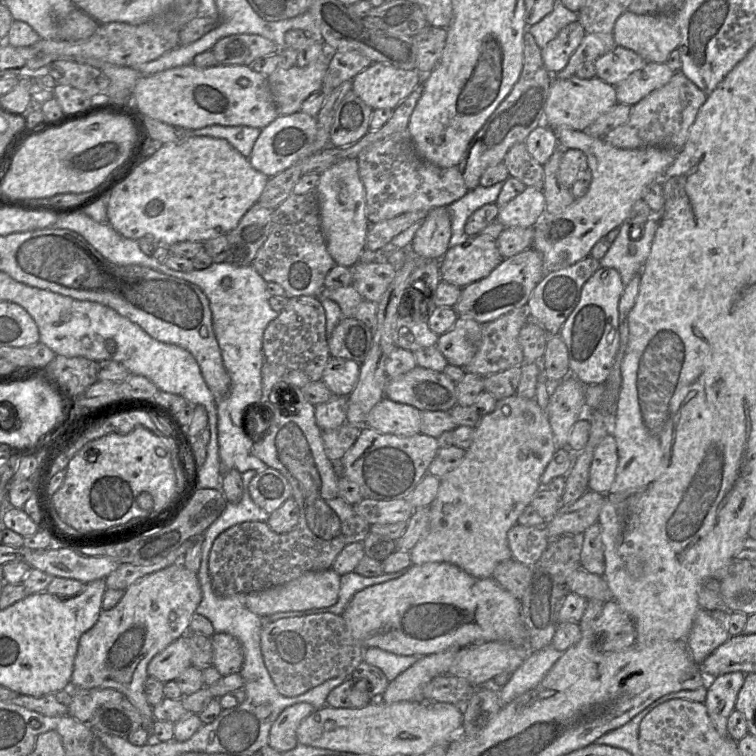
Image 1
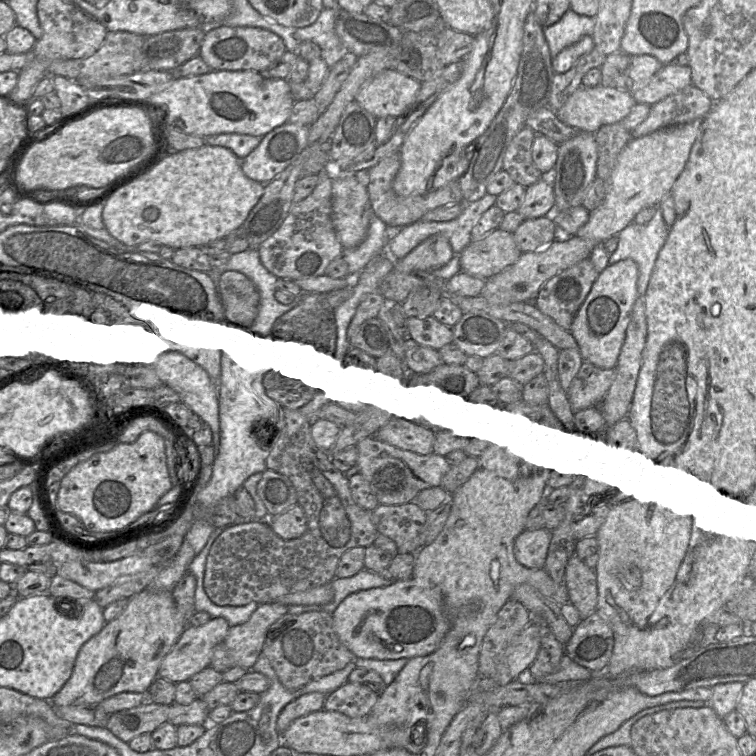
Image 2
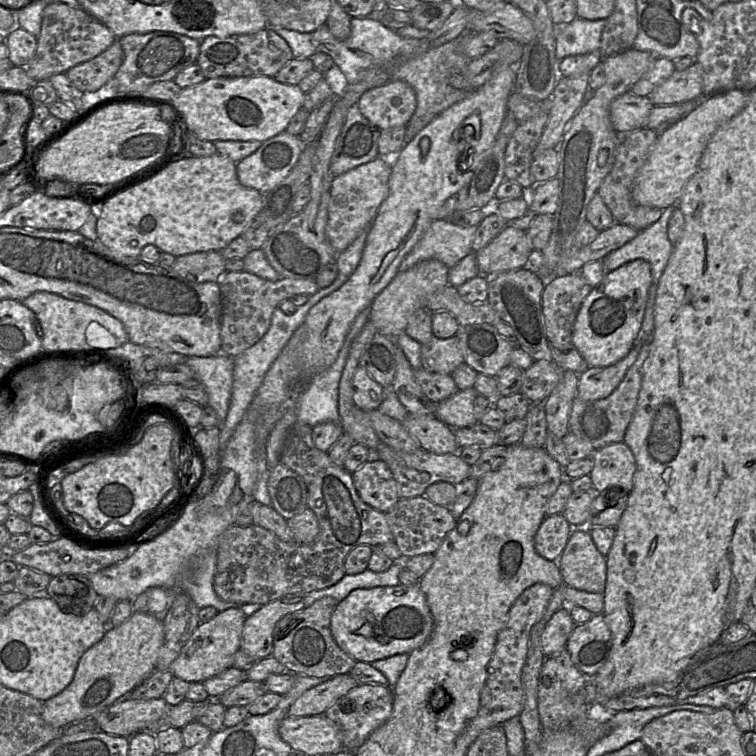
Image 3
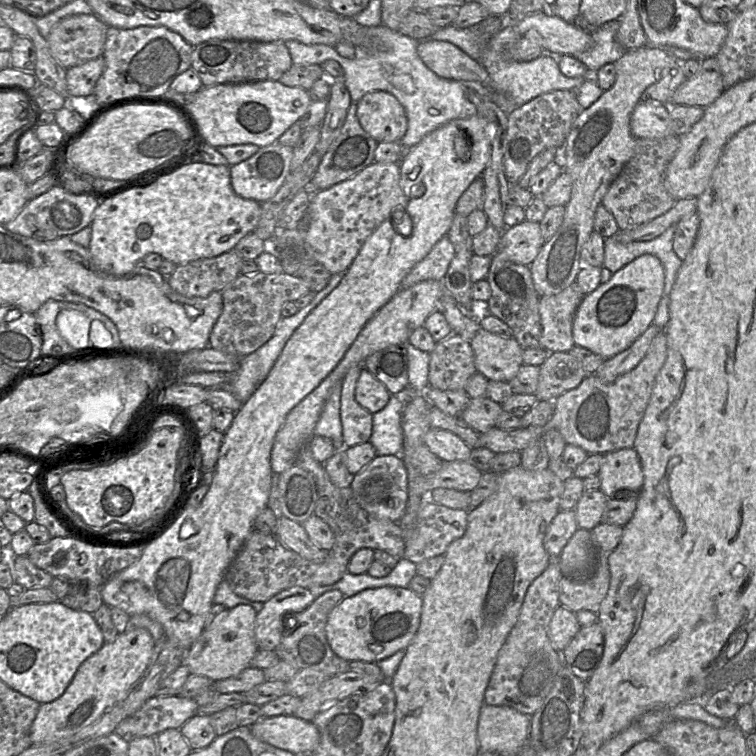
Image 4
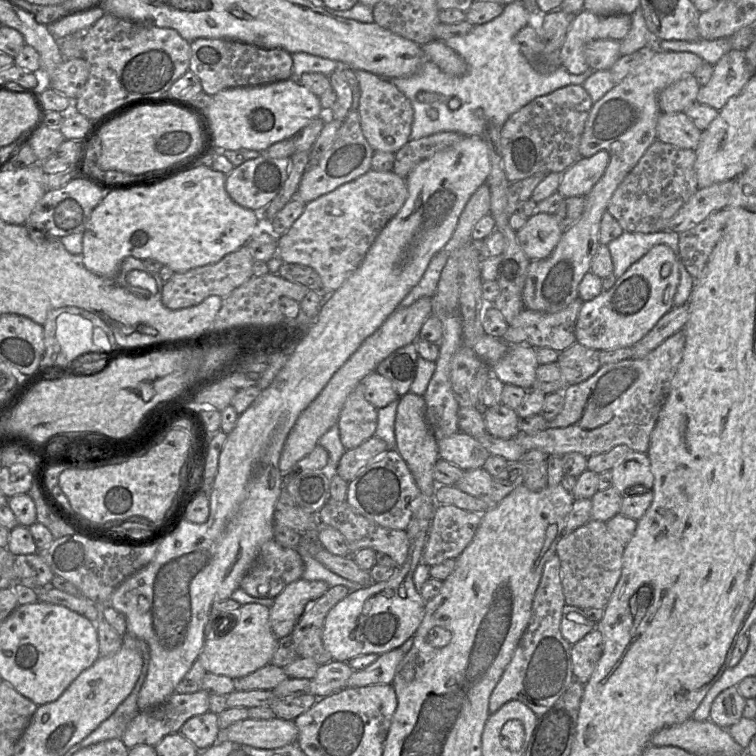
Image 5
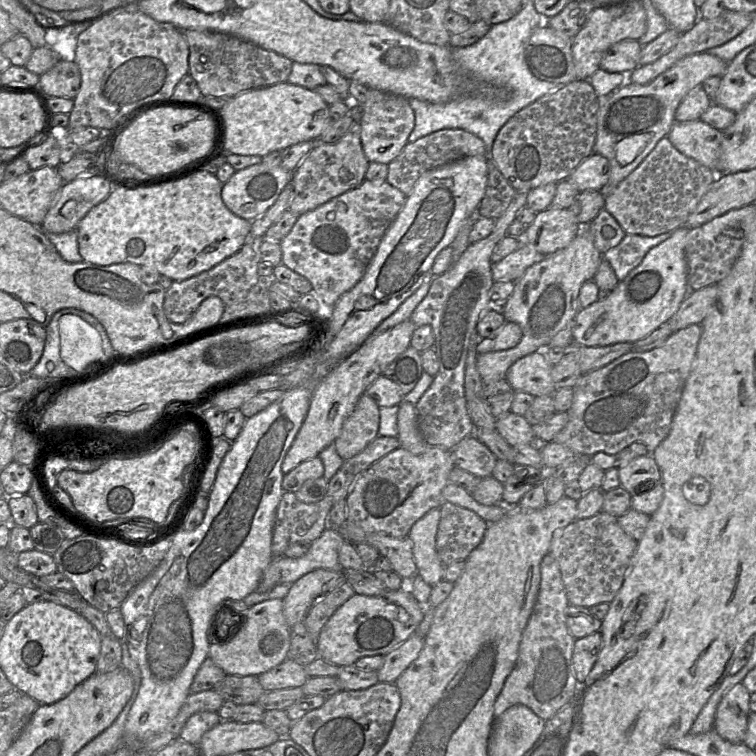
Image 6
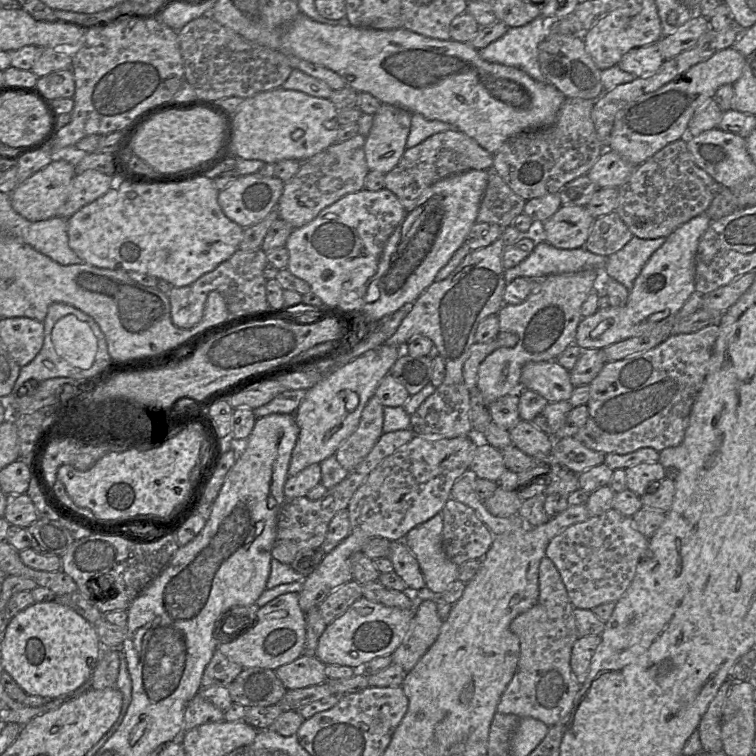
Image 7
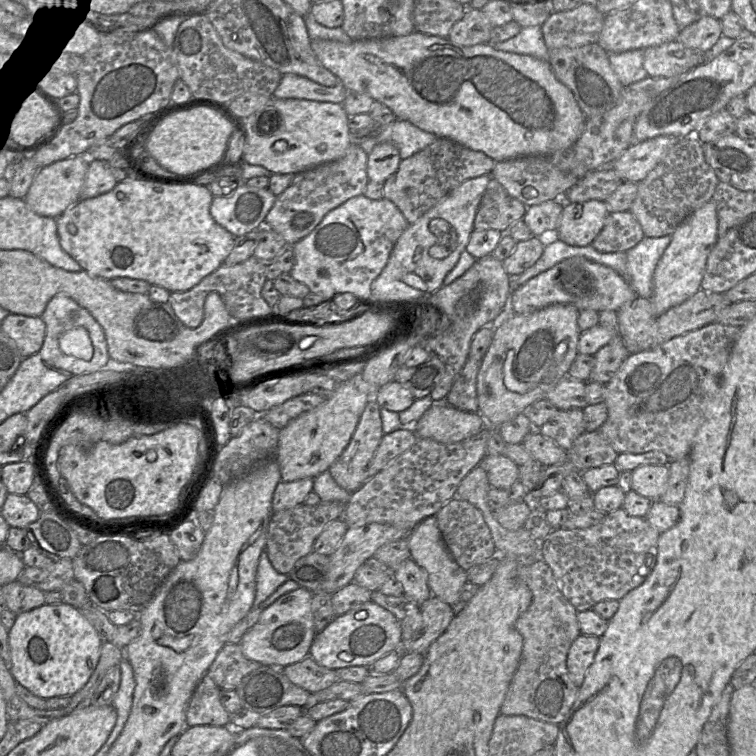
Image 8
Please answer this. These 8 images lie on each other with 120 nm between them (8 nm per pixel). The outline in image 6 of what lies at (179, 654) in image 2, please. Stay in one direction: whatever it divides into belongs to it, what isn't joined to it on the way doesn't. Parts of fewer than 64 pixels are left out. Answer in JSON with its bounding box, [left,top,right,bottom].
[208,599,291,676]

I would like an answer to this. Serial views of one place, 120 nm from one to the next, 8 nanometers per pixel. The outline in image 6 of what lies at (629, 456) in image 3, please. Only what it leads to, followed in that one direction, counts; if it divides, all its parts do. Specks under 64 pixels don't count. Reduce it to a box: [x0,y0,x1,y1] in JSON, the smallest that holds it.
[618,454,661,496]

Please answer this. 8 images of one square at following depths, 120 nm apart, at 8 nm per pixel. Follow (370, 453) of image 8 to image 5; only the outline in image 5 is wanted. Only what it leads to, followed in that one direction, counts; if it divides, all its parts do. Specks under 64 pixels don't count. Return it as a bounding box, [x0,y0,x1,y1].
[338,383,377,450]

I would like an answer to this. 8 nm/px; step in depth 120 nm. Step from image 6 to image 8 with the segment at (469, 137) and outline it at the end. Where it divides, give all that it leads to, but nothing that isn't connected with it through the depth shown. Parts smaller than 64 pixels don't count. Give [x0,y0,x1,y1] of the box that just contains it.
[383,138,495,224]

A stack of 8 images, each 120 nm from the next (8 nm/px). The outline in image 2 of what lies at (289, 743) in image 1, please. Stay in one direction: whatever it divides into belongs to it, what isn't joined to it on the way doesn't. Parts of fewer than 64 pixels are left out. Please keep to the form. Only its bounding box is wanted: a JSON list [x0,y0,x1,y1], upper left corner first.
[277,692,327,736]

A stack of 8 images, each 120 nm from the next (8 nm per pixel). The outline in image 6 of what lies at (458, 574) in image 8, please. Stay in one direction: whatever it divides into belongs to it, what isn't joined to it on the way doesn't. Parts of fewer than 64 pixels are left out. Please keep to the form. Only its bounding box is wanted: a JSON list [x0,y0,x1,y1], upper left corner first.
[408,508,447,587]

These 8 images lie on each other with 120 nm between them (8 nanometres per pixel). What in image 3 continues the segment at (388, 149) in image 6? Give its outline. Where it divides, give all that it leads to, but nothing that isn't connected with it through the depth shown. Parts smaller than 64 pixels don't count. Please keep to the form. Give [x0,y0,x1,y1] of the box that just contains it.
[357,80,416,130]

